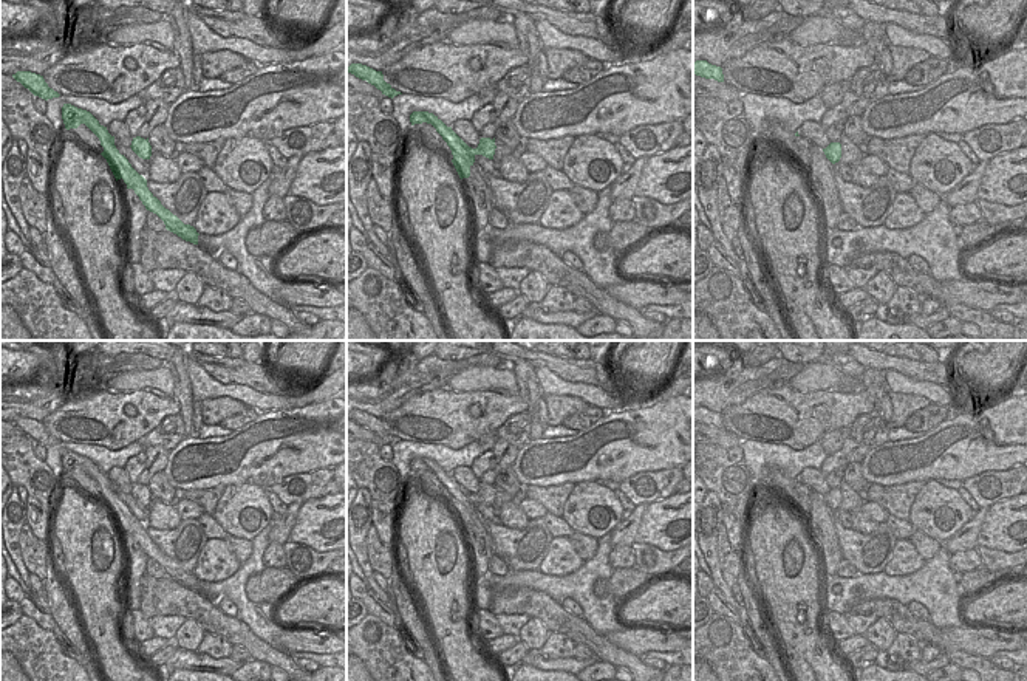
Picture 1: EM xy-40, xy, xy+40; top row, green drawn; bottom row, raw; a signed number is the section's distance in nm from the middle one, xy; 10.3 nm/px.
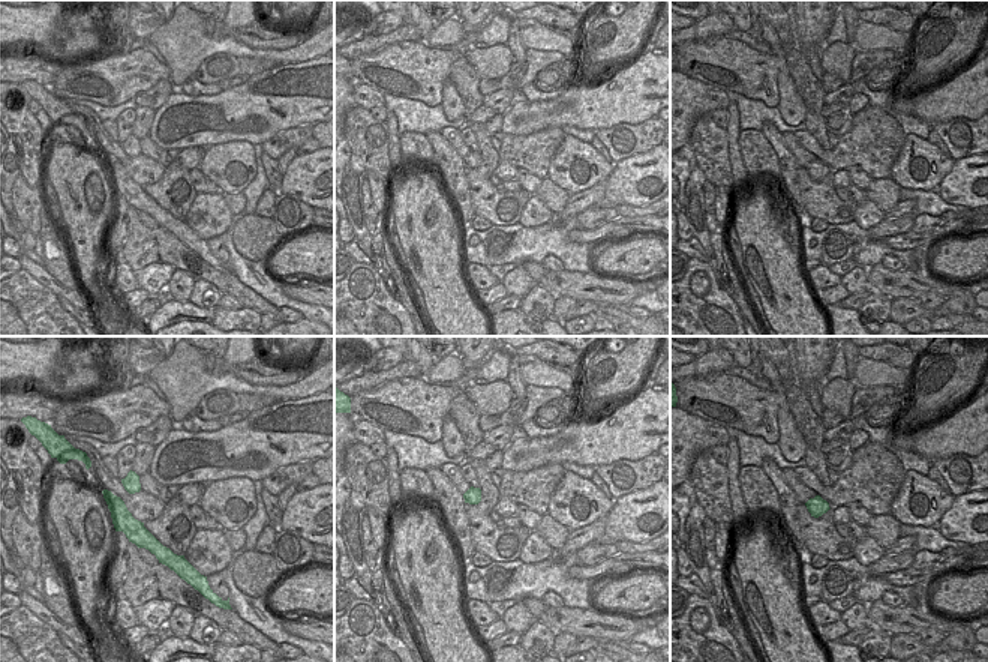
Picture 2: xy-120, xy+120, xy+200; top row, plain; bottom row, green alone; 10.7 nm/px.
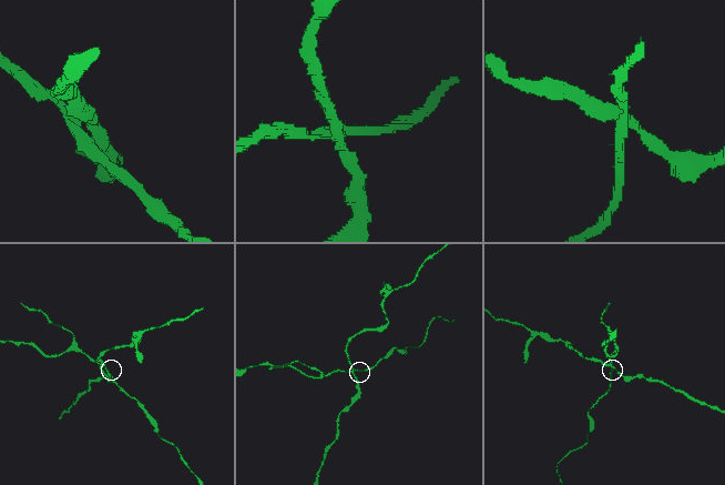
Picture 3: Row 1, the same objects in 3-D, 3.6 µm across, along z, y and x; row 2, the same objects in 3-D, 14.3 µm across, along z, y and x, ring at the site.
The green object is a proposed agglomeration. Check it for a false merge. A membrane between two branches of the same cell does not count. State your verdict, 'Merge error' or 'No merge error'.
Merge error.

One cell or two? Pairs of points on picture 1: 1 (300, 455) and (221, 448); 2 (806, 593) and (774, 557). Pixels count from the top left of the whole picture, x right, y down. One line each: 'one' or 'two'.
1: one
2: one

